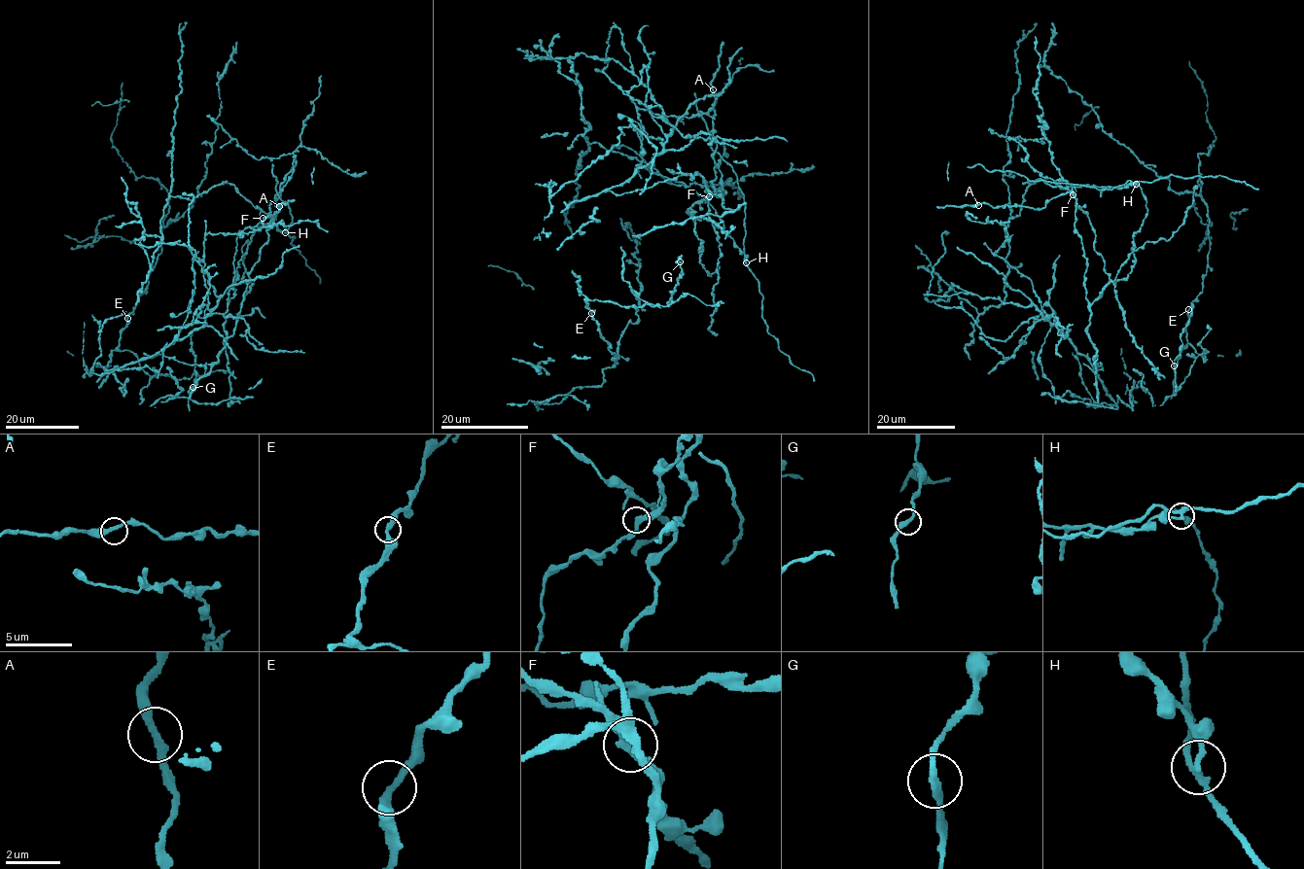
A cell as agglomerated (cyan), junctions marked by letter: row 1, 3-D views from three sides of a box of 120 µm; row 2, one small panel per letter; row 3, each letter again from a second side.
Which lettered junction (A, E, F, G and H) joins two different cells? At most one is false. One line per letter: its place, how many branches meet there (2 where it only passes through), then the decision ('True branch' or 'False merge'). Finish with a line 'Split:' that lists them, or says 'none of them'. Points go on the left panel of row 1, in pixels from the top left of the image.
A: Place: (279, 206). Branches: 2. True branch
E: Place: (127, 318). Branches: 2. True branch
F: Place: (263, 218). Branches: 2. True branch
G: Place: (193, 387). Branches: 2. True branch
H: Place: (285, 232). Branches: 2. False merge
Split: H

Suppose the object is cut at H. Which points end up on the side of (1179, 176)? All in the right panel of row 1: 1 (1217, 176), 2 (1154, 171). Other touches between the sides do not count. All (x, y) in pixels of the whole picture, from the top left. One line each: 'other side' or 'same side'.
1: same side
2: other side

